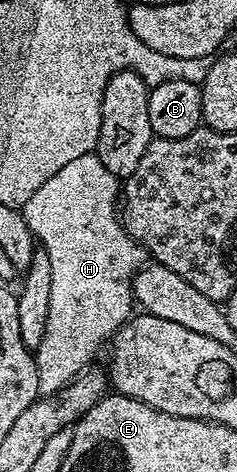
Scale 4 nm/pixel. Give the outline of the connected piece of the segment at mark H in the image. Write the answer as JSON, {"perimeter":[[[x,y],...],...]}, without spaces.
{"perimeter":[[[86,153],[81,155],[81,159],[73,159],[66,167],[61,167],[53,179],[44,183],[38,191],[33,191],[33,199],[26,201],[21,206],[23,217],[28,223],[29,231],[34,239],[49,255],[49,264],[53,267],[53,288],[49,295],[49,319],[45,319],[45,335],[41,335],[41,343],[33,350],[35,366],[37,367],[37,383],[39,384],[40,394],[46,395],[55,393],[59,389],[65,388],[69,382],[80,373],[84,372],[92,364],[91,356],[103,345],[103,340],[114,338],[115,334],[127,324],[132,316],[133,296],[132,296],[132,278],[145,265],[145,250],[140,244],[127,234],[121,220],[121,213],[117,206],[121,201],[121,181],[120,178],[113,176],[101,163],[101,159],[95,153]]]}

